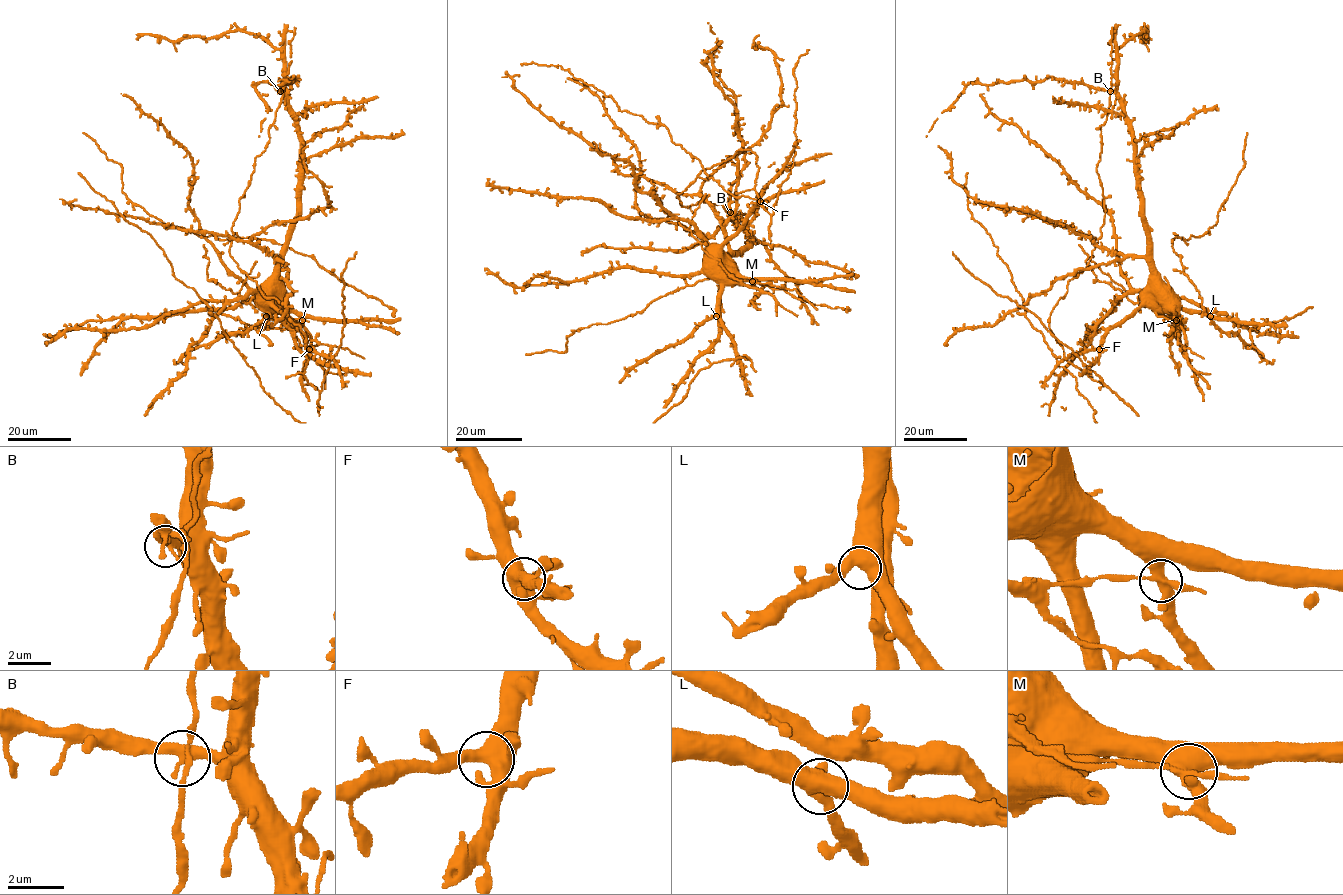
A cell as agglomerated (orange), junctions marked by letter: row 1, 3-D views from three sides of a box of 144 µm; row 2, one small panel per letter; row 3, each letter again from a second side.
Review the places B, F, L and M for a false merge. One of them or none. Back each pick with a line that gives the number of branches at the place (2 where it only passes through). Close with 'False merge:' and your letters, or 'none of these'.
M: 4
False merge: M

